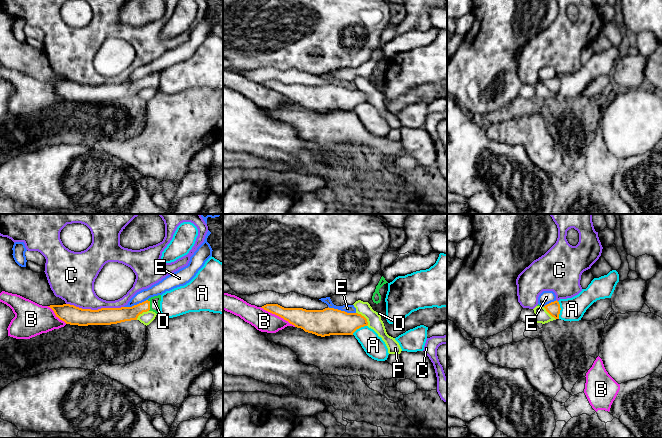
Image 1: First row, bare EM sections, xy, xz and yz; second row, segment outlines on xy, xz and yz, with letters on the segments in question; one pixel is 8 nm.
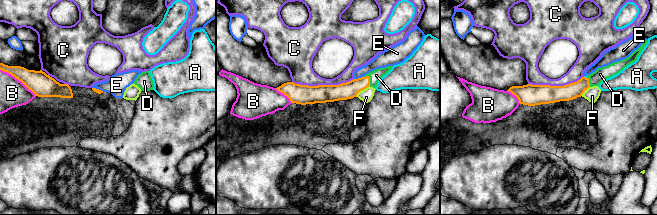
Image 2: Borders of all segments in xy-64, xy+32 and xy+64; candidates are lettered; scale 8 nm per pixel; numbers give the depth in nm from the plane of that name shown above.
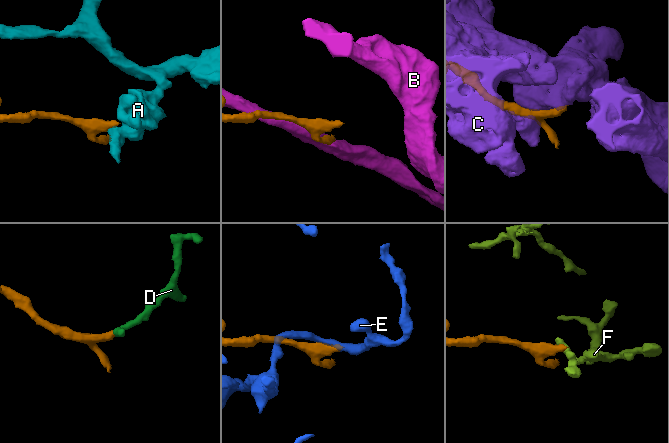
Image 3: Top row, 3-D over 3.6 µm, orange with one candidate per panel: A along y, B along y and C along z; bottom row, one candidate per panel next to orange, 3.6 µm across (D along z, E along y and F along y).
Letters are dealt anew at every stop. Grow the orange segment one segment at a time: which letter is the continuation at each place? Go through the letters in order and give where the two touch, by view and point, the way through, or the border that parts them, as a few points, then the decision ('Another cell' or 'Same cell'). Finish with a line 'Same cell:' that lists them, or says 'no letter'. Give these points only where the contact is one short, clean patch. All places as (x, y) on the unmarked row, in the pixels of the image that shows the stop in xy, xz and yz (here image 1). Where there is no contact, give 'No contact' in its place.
A: Touches orange at yz (560, 85). Boundary: yz (557, 77), (560, 83), (559, 94). Another cell
B: Touches orange at xz (278, 91). Another cell
C: Touches orange at xy (95, 86). Another cell
D: Touches orange at xy (149, 81). Path across: xy (122, 90), (132, 89), (149, 81), (154, 77). Same cell
E: Touches orange at xz (342, 87). Another cell
F: Touches orange at xz (364, 93). Boundary: xz (356, 88), (366, 95), (367, 101). Another cell
Same cell: D

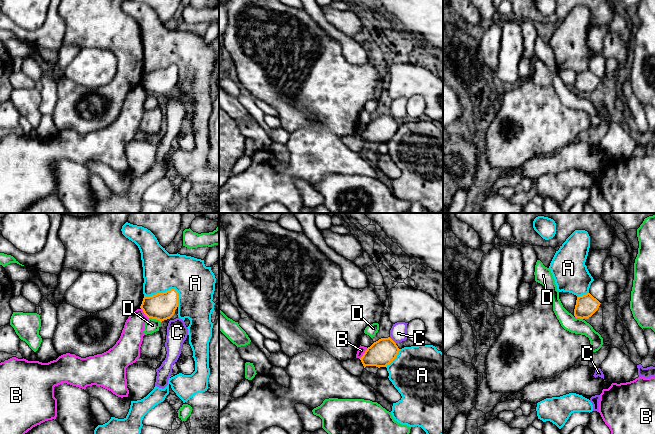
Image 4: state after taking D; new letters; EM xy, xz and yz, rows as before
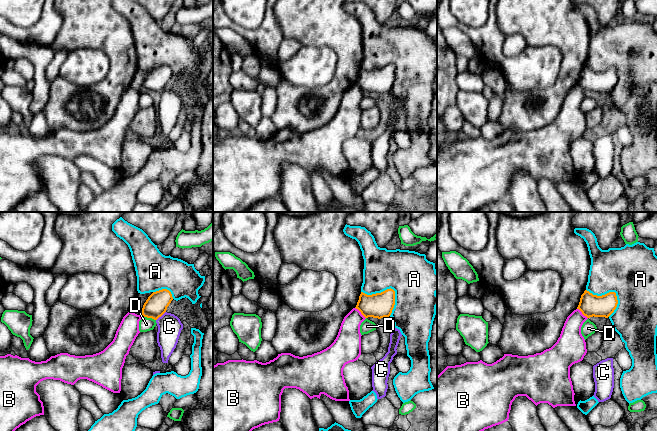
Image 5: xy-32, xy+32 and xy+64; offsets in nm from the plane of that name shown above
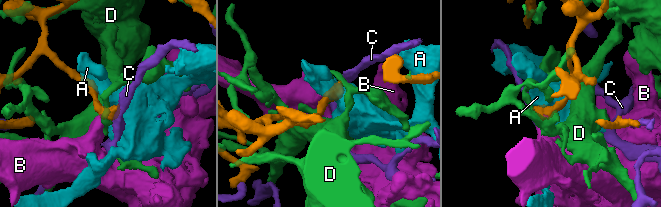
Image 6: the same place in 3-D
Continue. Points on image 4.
A: Touches orange at xy (168, 66). Boundary: xy (144, 72), (174, 65), (178, 72), (178, 82). Another cell
B: Touches orange at xz (364, 129). Boundary: xz (367, 124), (359, 134). Another cell
C: Touches orange at xz (392, 116). Another cell
D: Touches orange at xy (154, 94). Another cell
Same cell: no letter

